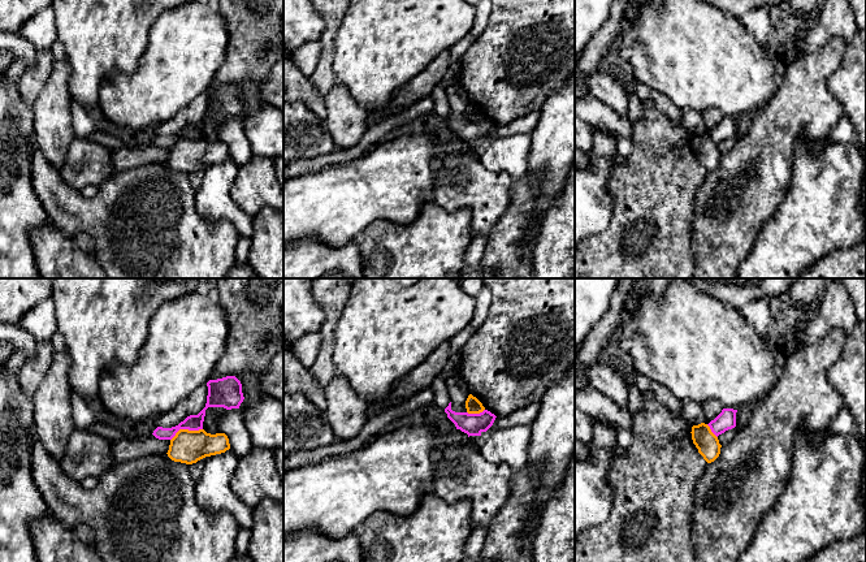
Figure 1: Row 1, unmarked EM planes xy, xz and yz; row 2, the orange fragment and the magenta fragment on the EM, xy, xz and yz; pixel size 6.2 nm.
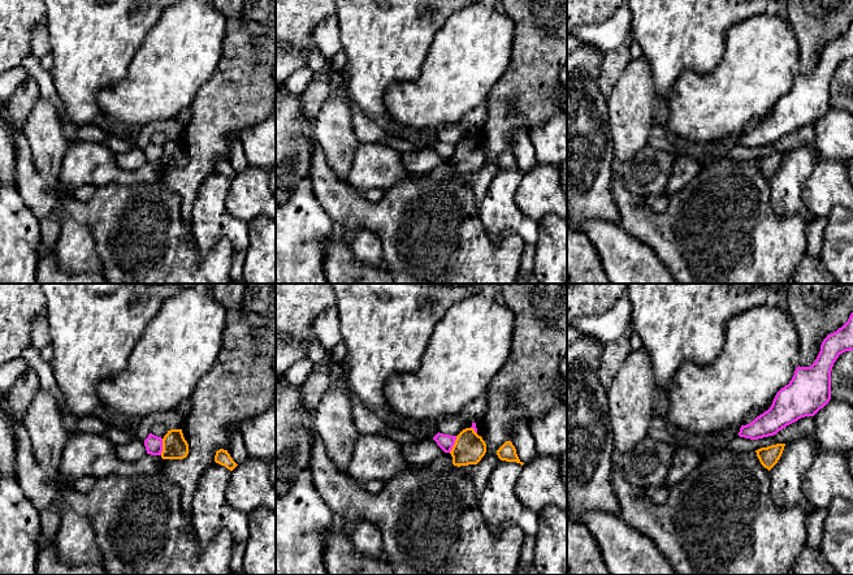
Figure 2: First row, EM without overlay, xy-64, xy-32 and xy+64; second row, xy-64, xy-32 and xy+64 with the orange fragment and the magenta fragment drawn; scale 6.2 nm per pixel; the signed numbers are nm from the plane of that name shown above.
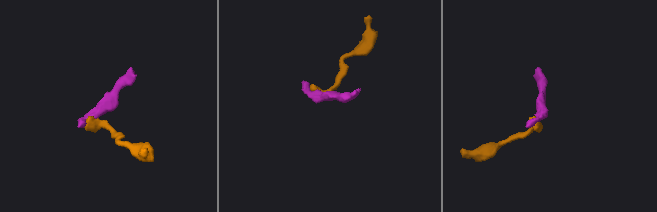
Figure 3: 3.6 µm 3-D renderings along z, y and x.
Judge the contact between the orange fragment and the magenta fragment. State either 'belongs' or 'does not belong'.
does not belong

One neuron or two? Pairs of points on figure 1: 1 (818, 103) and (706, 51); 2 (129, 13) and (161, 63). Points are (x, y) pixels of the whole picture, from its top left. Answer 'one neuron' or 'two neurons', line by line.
1: two neurons
2: two neurons

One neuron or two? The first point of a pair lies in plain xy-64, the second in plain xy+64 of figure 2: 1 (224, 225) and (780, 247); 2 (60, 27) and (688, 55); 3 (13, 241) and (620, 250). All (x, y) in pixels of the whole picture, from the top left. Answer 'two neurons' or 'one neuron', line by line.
1: two neurons
2: one neuron
3: two neurons

